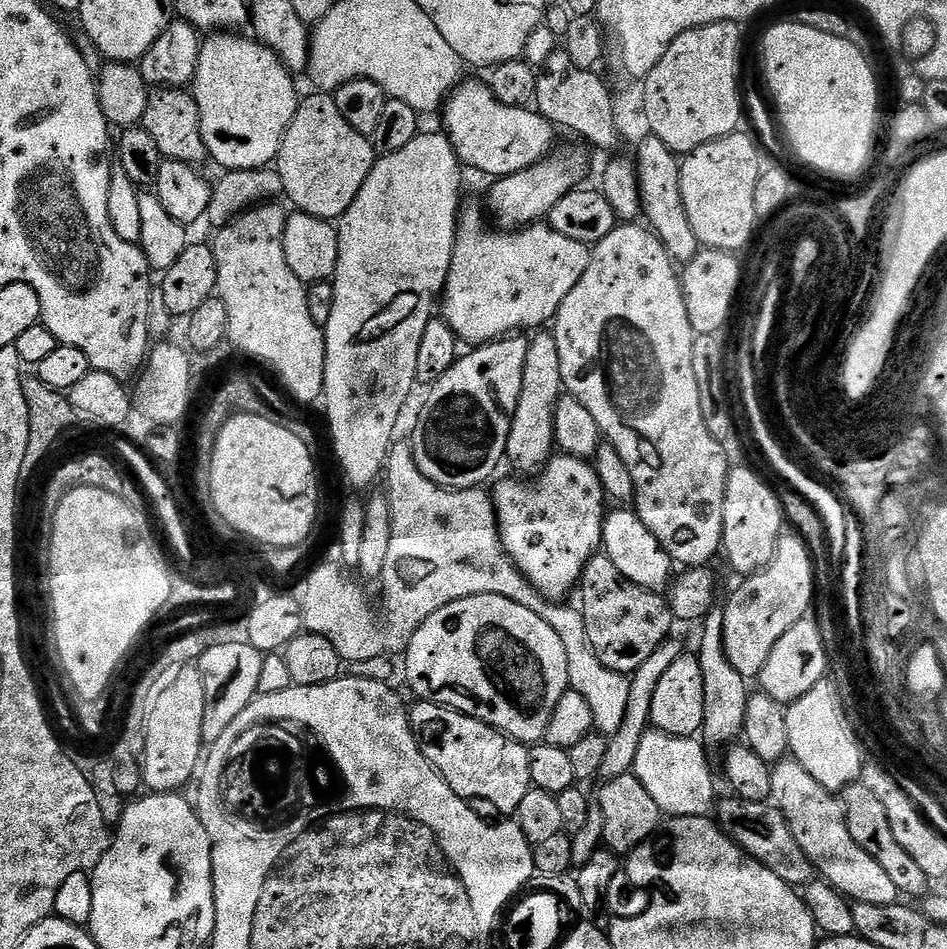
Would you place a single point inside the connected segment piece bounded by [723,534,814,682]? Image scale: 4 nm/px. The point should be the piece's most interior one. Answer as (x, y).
(765, 605)

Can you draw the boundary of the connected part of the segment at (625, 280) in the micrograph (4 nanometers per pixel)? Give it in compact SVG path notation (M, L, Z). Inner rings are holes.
M640 222L617 223L616 228L610 230L610 234L606 234L606 238L602 238L602 242L598 242L591 249L591 254L590 266L586 266L586 274L582 274L582 278L578 278L578 286L574 286L574 290L570 290L570 294L566 294L562 306L556 311L556 319L554 321L554 335L558 342L558 358L562 361L562 378L564 379L564 387L567 395L578 398L578 402L582 402L582 406L586 406L586 410L590 410L590 414L594 414L594 422L598 422L603 439L607 441L607 443L612 444L614 450L618 450L622 462L626 462L626 470L630 470L630 478L634 478L634 490L636 491L634 510L640 515L642 522L646 522L646 527L650 529L650 534L654 534L654 538L658 538L658 542L662 542L662 546L672 555L673 561L675 561L677 565L684 564L680 566L687 566L688 568L699 568L701 566L711 565L713 563L711 560L715 558L716 552L718 556L718 553L721 551L724 538L724 531L722 530L722 506L724 505L724 491L726 490L726 482L728 481L730 457L728 453L722 450L722 446L718 446L718 442L714 442L714 438L706 426L706 418L702 414L702 398L698 394L698 378L694 378L694 342L696 341L696 336L690 326L690 318L686 314L684 285L681 277L678 275L677 265L674 263L672 255L666 250L666 246L662 246L662 242L656 237L656 233Z

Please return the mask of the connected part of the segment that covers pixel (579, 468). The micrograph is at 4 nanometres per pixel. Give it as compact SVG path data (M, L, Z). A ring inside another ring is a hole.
M556 454L549 459L548 463L540 469L535 478L516 478L520 480L504 480L497 486L496 492L491 493L492 505L496 511L496 528L500 531L500 541L506 550L506 554L514 563L516 569L536 587L547 600L553 602L563 601L568 595L573 595L574 589L579 585L580 576L584 573L584 567L590 562L590 558L597 555L598 549L604 543L604 518L606 515L606 497L602 490L602 482L598 482L596 469L592 467L587 459L579 456L566 456Z

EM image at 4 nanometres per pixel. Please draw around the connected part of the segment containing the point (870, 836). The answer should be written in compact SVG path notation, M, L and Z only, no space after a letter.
M862 782L851 784L842 793L842 803L846 826L850 826L850 835L854 837L854 842L858 842L858 846L862 846L862 850L866 850L866 854L870 854L870 858L874 858L874 862L882 866L885 874L894 881L897 893L904 898L923 898L929 895L928 876L914 862L914 858L910 858L910 854L906 854L902 846L898 846L898 838L894 838L894 830L890 830L890 818L886 818L886 810L883 809L882 802L878 802L874 790L870 790L870 786Z

